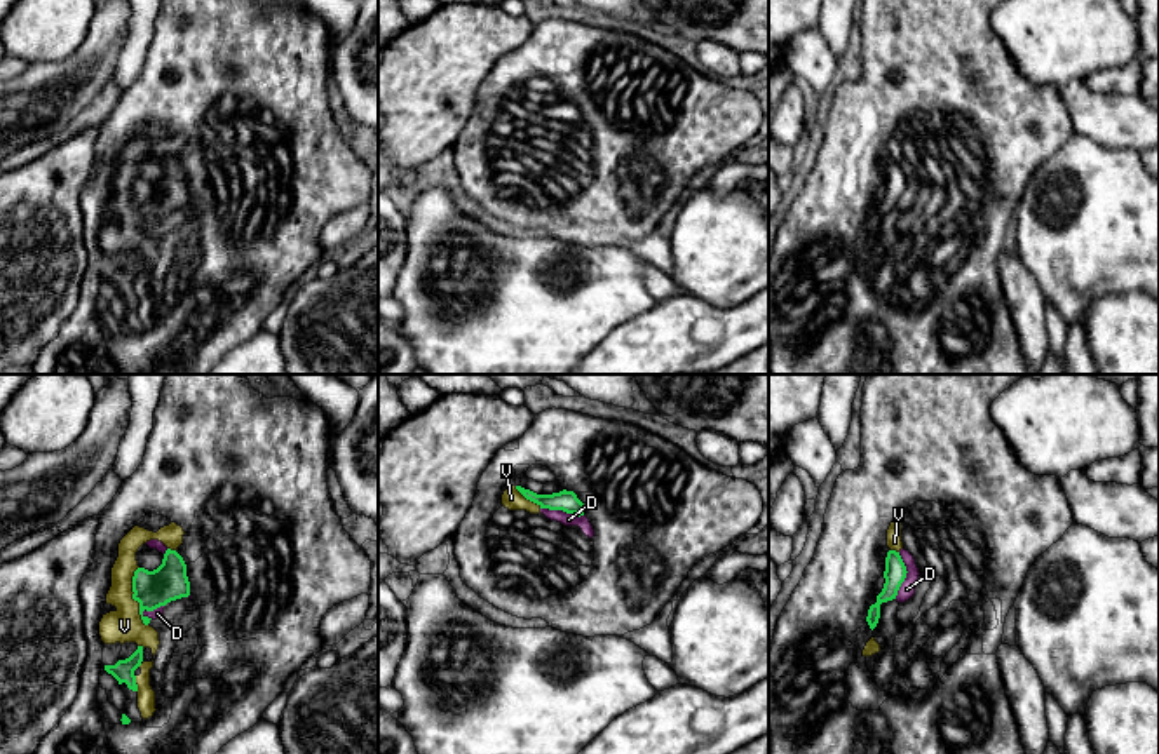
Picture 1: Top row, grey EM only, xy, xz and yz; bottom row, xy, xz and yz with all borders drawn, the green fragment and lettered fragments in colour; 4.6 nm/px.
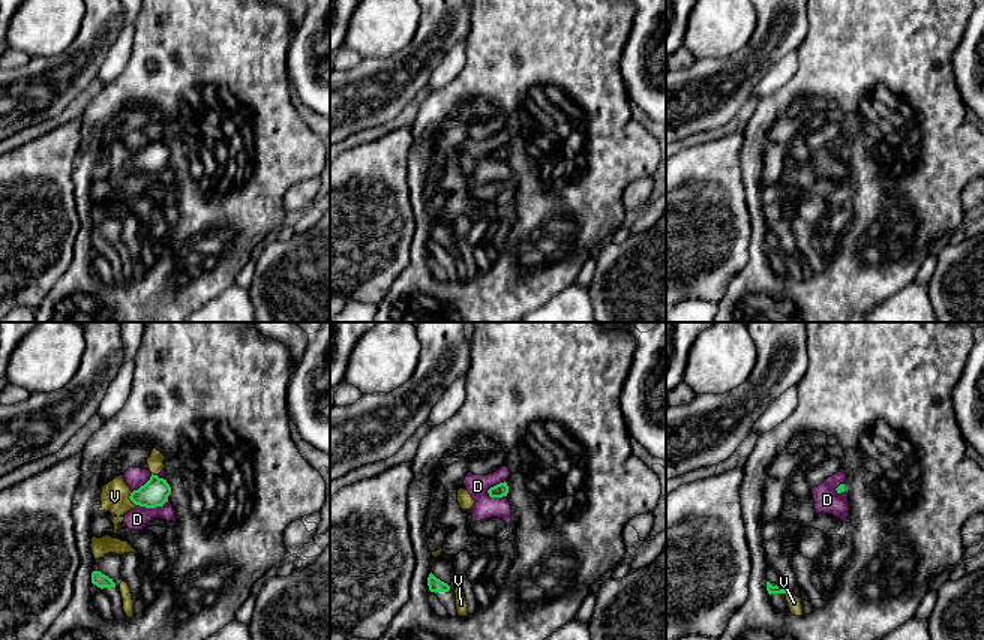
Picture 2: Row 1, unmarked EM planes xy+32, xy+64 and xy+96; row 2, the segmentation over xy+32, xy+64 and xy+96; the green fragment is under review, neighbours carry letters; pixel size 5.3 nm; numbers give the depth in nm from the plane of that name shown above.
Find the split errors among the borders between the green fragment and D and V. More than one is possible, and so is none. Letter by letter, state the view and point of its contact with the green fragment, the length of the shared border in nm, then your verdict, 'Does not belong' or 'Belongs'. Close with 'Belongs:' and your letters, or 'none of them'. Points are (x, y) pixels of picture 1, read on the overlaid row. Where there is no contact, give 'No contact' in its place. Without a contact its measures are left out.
D: Touches green at yz (905, 575). Shared border 220 nm. Belongs
V: Touches green at xy (133, 596). Shared border 280 nm. Belongs
Belongs: D, V

